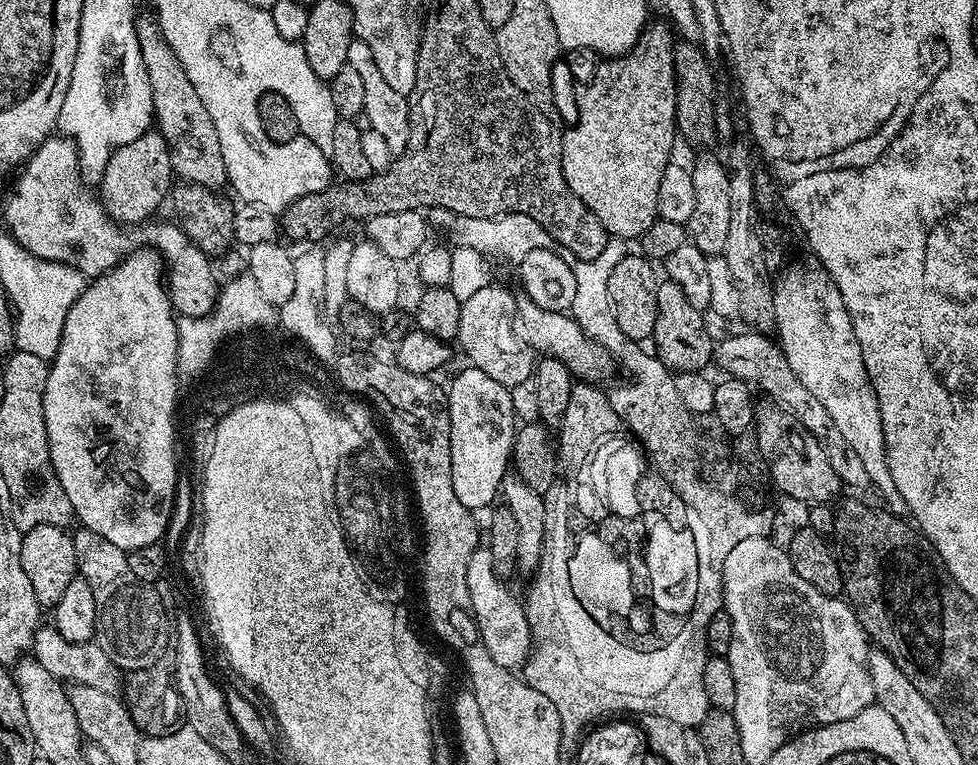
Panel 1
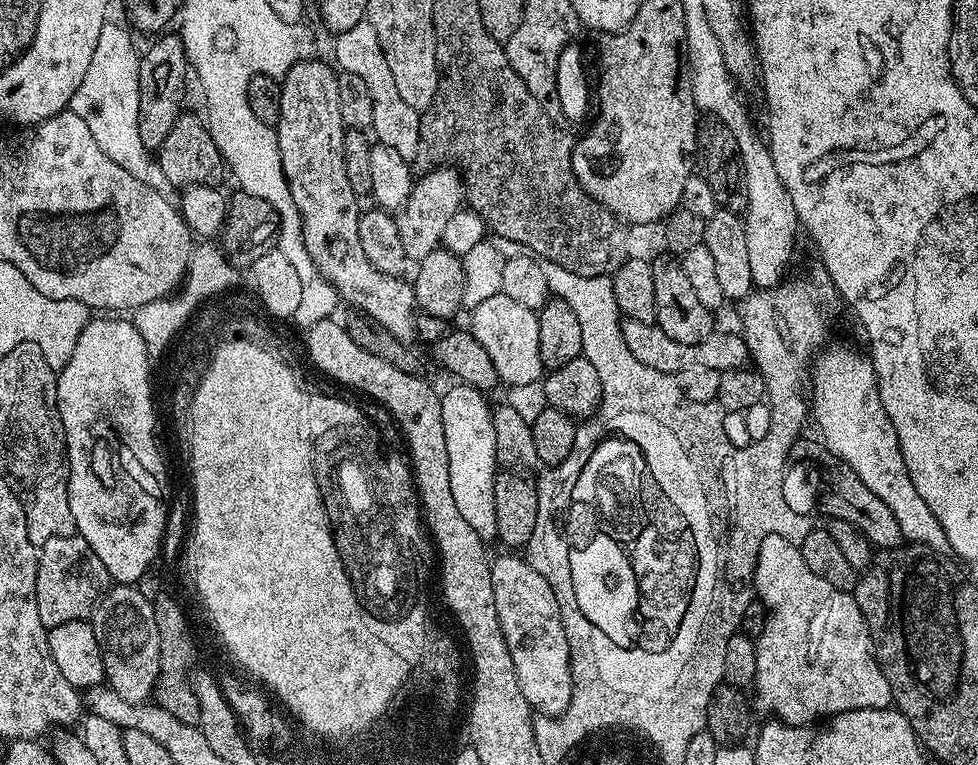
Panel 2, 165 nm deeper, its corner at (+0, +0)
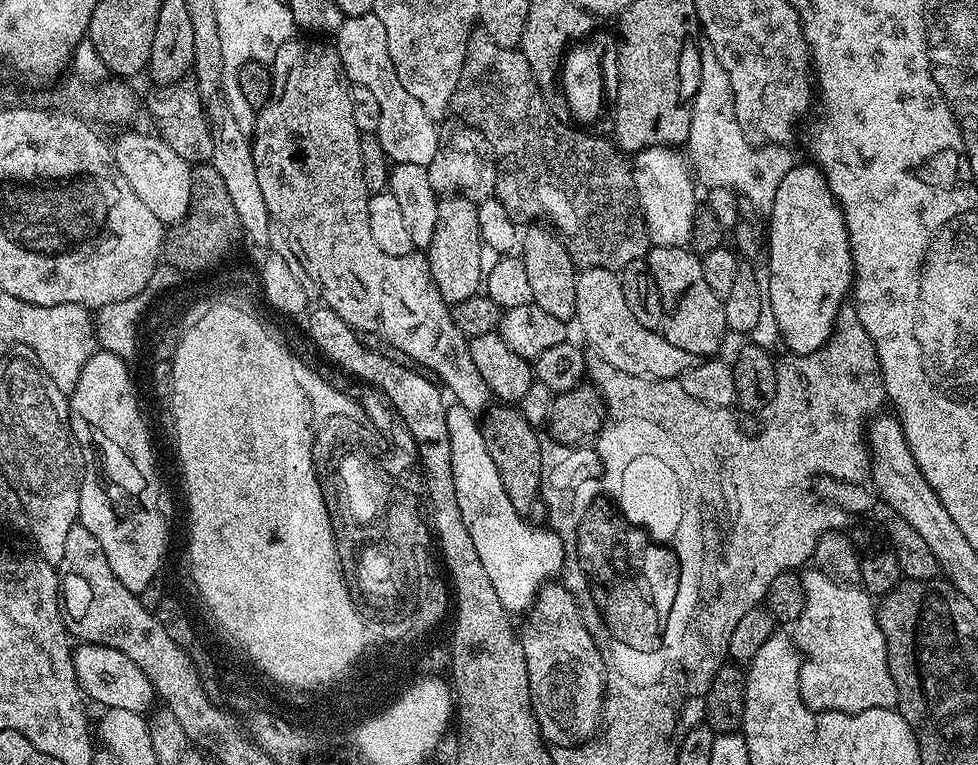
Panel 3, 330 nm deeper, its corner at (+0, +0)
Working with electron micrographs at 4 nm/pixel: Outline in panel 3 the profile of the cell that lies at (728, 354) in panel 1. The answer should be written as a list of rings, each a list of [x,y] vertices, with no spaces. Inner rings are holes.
[[[601,268],[583,269],[576,277],[578,294],[576,295],[575,323],[580,323],[583,343],[591,351],[602,357],[610,366],[626,374],[634,374],[647,380],[676,380],[687,368],[697,363],[698,357],[686,354],[674,346],[659,331],[651,332],[634,318],[630,306],[626,306],[626,294],[622,294],[619,275]]]

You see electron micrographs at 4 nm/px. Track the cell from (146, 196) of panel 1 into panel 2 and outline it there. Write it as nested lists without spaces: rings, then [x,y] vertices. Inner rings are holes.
[[[160,34],[148,48],[148,53],[140,59],[140,97],[138,98],[138,134],[142,134],[142,146],[149,150],[158,150],[166,142],[166,134],[182,114],[184,87],[190,80],[188,55],[179,35]]]

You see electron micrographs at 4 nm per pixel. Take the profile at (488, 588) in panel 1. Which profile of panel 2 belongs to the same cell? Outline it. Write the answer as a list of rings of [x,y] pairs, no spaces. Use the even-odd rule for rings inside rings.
[[[504,555],[508,556],[491,561],[494,610],[498,610],[498,622],[514,662],[522,698],[541,715],[561,716],[572,698],[572,663],[553,581],[542,578],[523,555]]]

